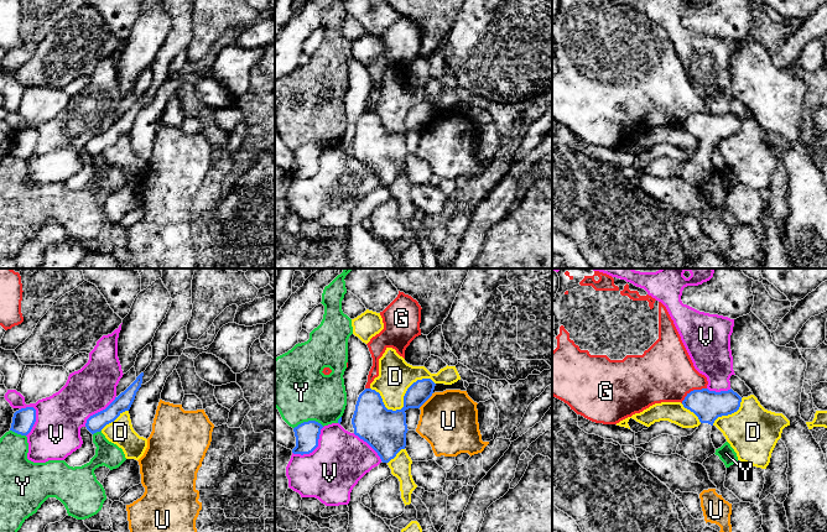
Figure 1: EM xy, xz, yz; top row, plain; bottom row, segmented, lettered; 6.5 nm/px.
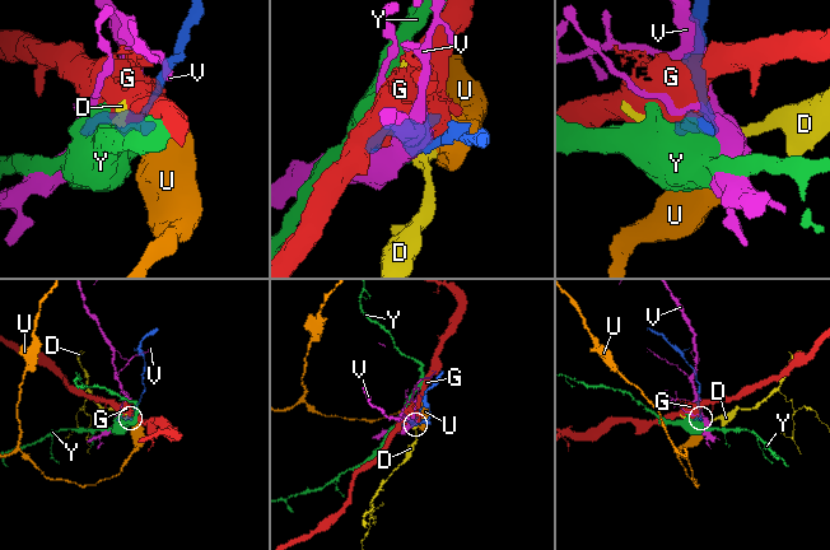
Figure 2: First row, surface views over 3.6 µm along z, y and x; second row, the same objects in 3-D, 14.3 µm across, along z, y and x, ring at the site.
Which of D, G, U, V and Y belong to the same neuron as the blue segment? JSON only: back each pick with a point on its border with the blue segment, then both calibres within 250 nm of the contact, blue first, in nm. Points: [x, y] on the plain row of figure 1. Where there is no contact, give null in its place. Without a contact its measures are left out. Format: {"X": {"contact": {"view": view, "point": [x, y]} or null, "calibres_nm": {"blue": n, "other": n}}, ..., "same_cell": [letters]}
{"same_cell": []}

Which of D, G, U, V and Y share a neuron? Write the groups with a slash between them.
D / G / U / V / Y

